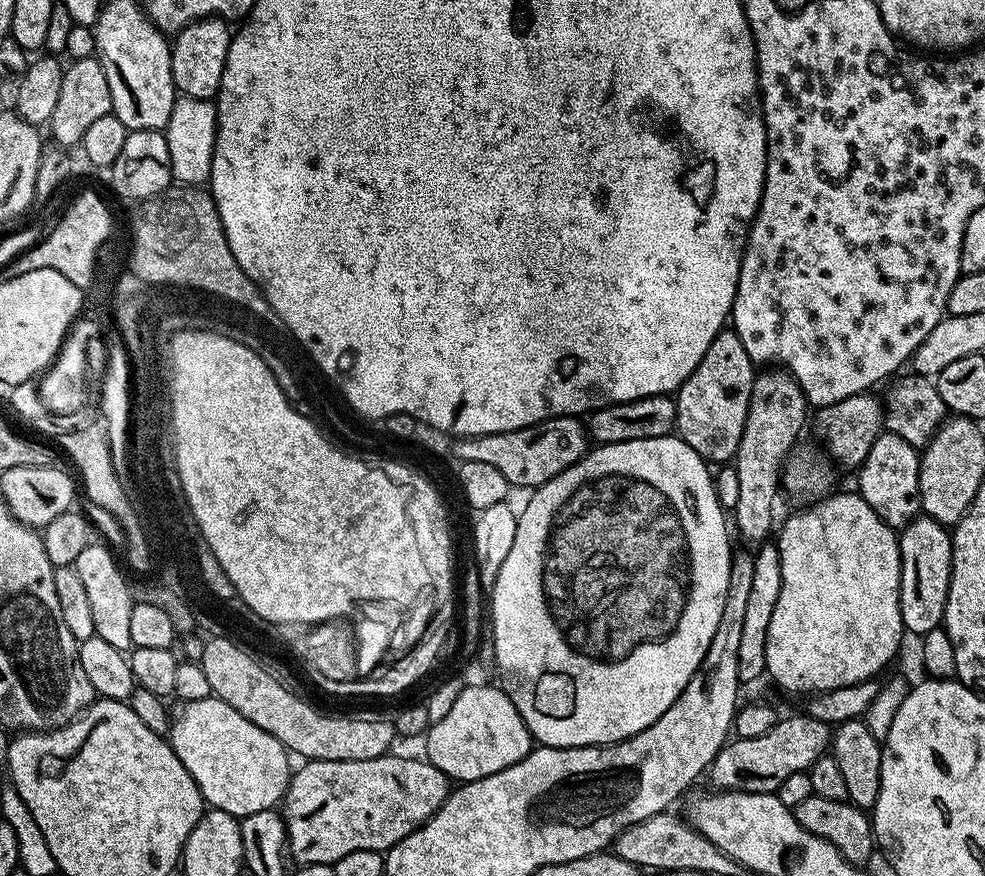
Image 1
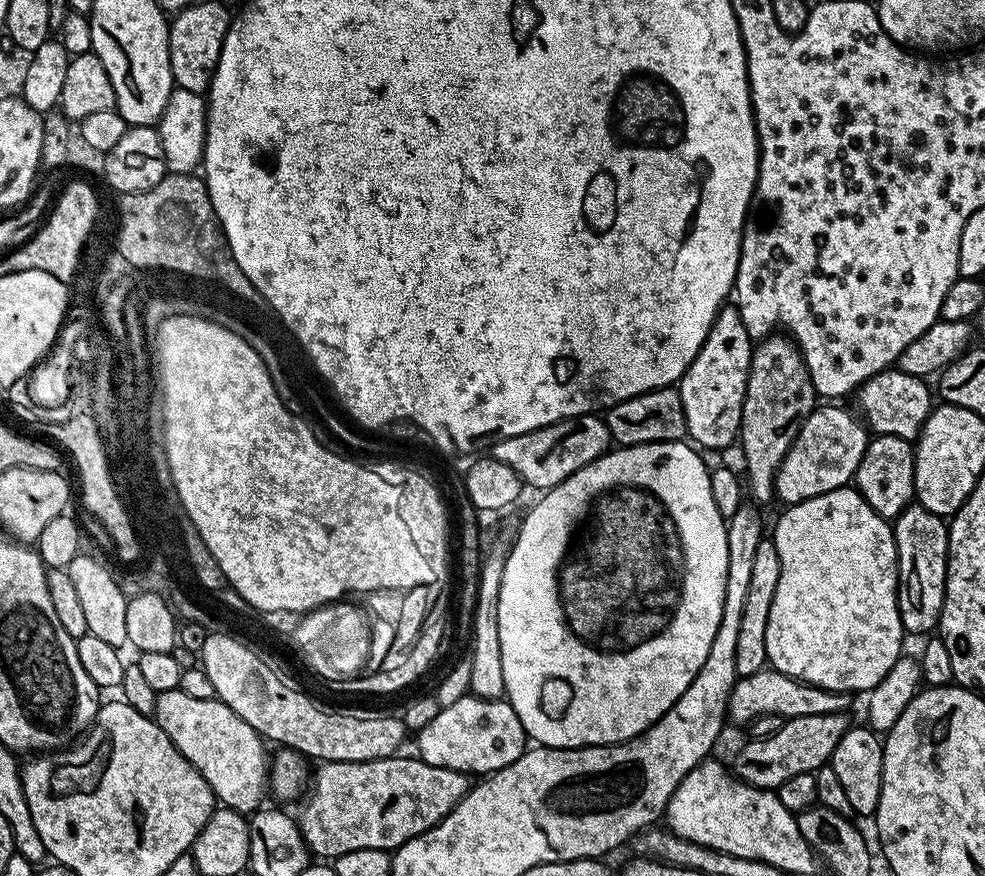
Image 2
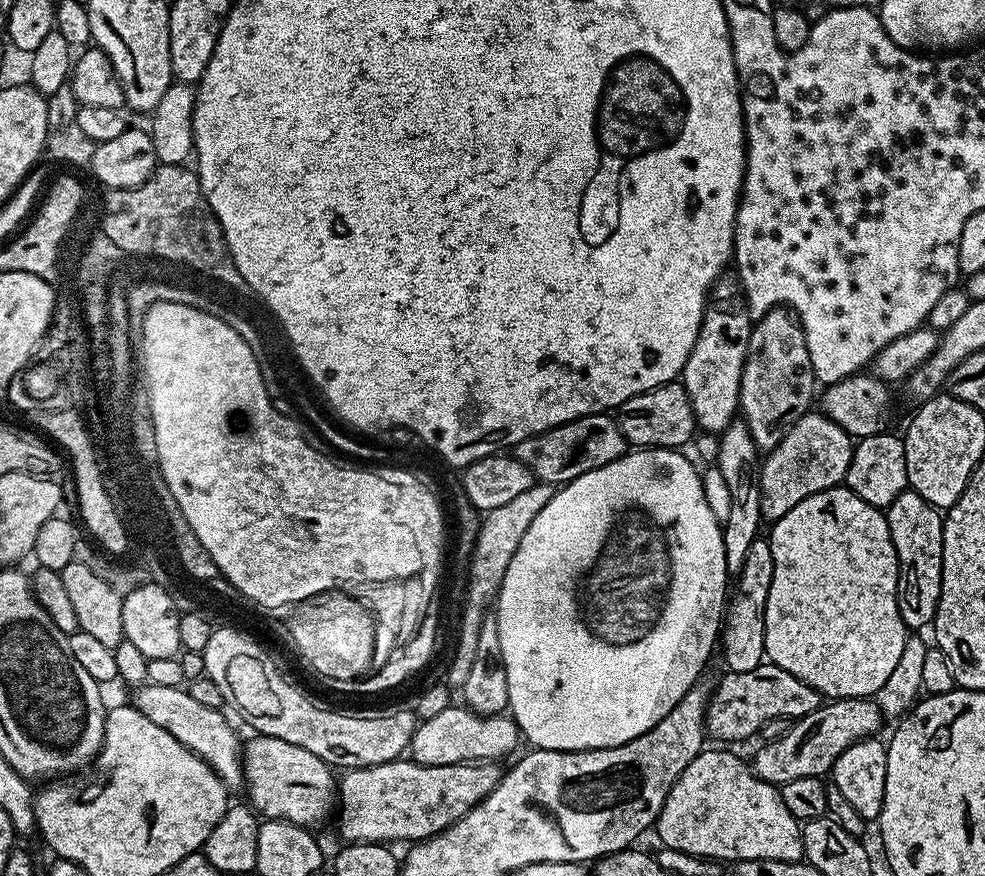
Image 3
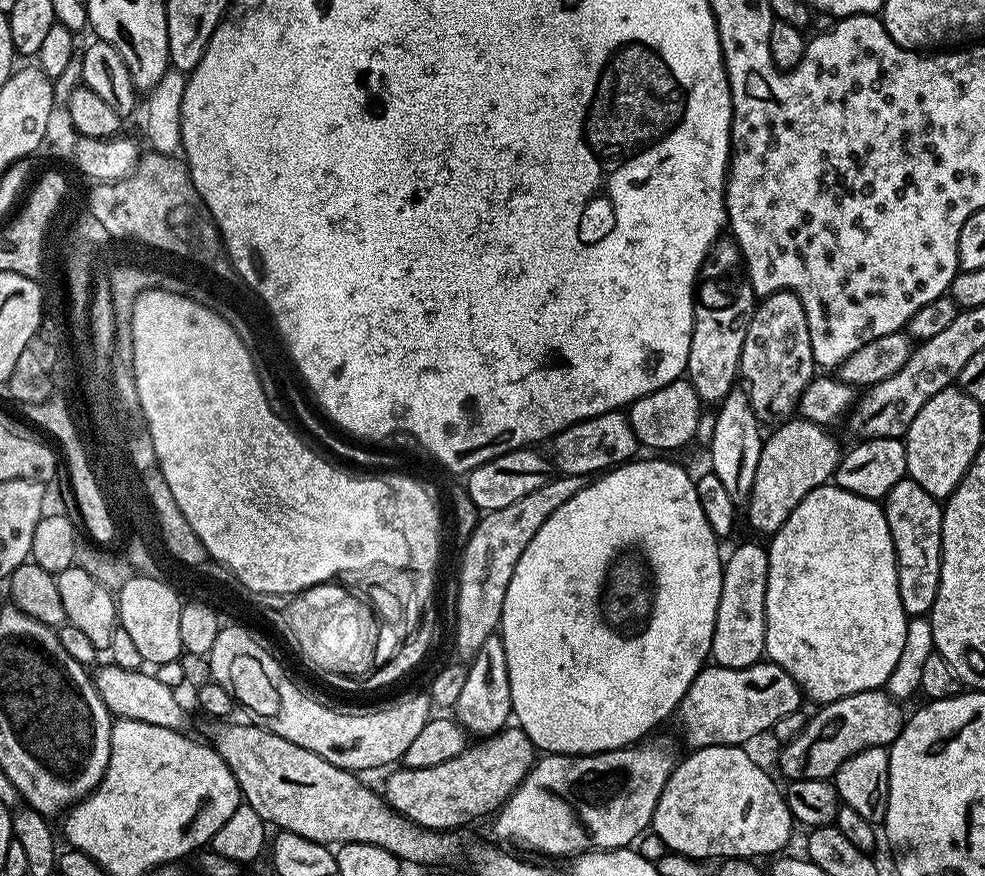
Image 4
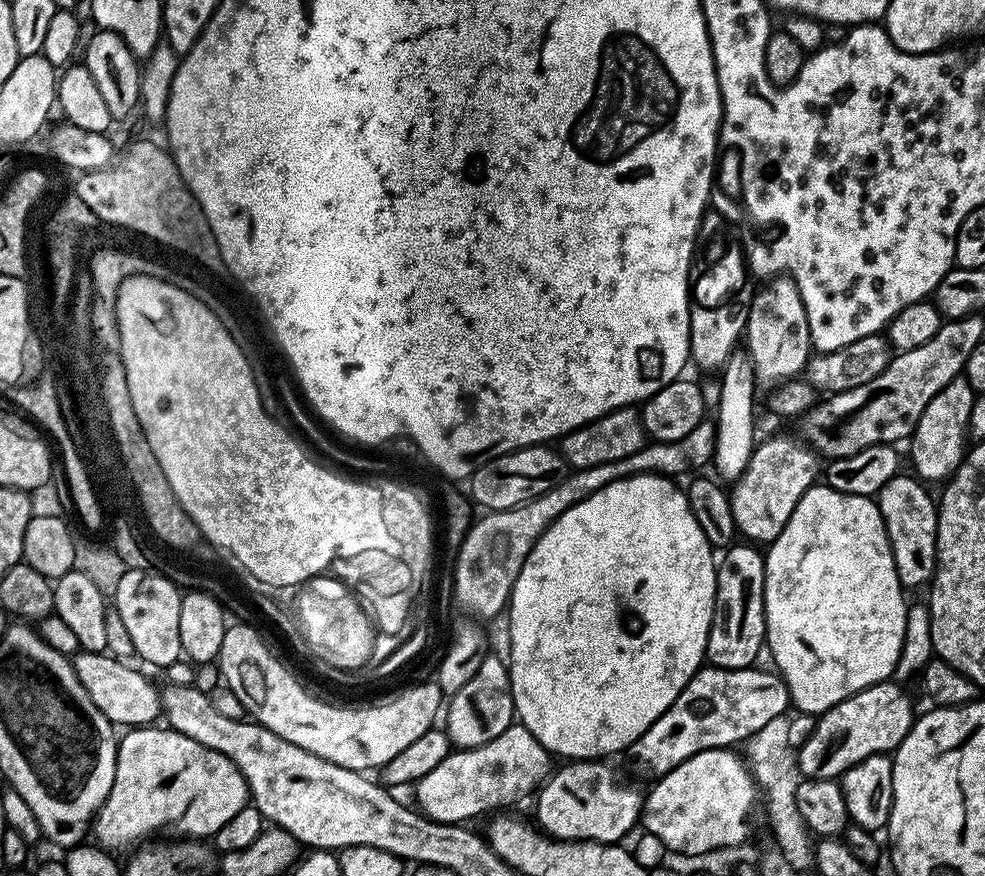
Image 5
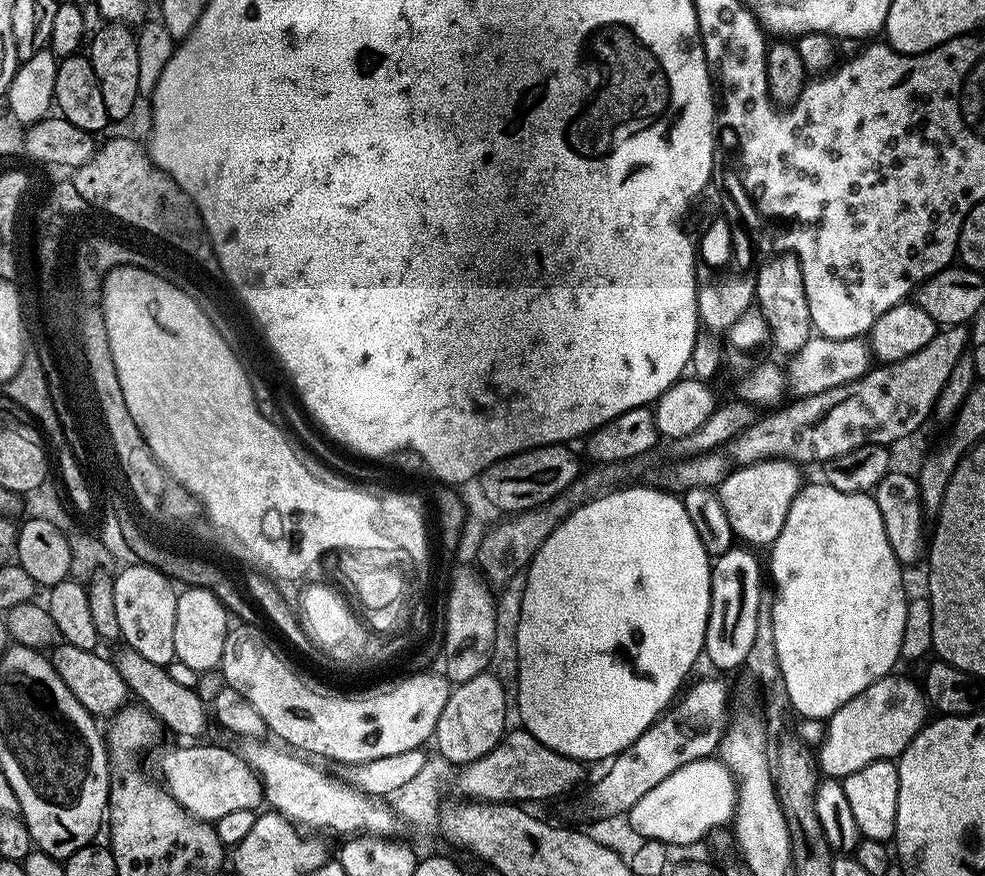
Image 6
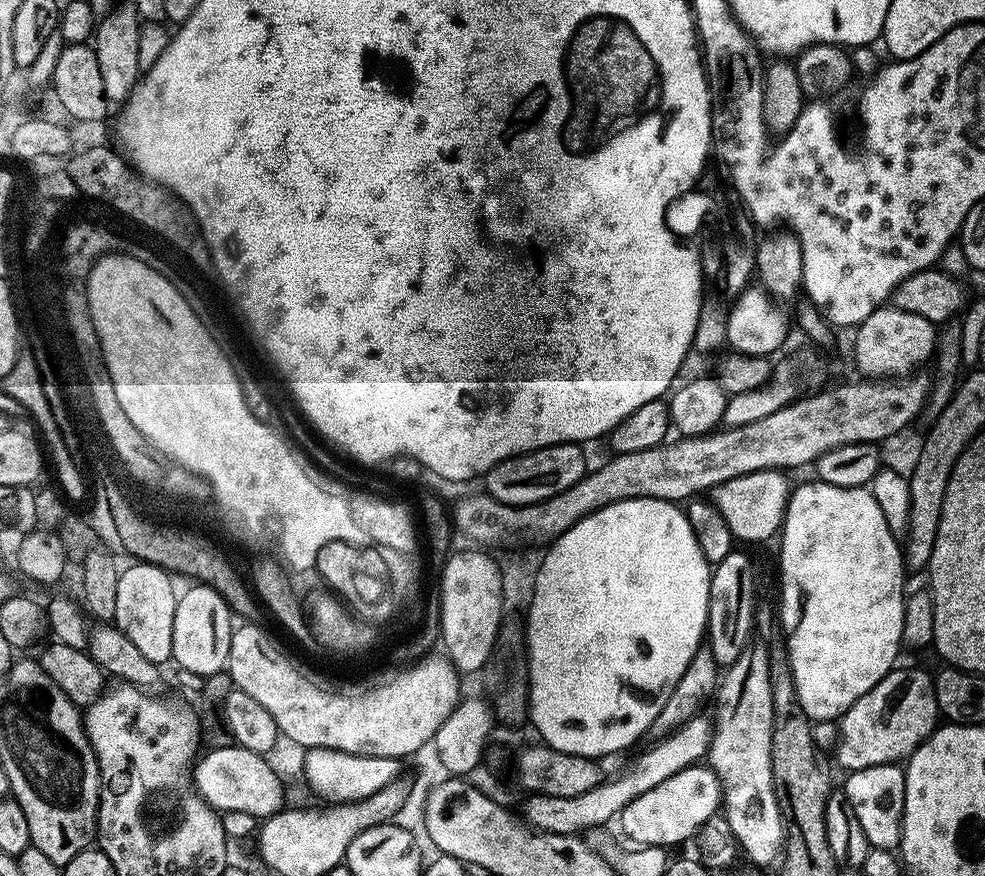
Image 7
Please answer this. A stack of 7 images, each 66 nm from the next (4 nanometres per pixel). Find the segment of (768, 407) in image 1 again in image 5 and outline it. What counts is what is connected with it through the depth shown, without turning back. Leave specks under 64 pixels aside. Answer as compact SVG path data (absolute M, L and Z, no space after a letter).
M774 276L755 289L752 305L748 311L746 351L761 389L779 389L788 380L797 379L808 367L813 355L812 335L808 325L806 306L802 294L790 276Z

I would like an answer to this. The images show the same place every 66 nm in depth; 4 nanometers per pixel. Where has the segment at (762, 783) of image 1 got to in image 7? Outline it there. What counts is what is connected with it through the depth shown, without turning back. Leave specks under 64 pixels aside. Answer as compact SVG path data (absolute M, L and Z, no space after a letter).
M899 668L887 672L839 717L834 749L836 760L845 773L903 761L936 731L941 714L932 685L933 677L920 668Z

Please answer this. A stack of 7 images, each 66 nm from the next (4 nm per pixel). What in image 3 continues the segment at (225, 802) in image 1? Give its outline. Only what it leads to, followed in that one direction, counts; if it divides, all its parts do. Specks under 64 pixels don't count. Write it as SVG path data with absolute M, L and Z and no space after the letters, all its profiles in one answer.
M147 683L137 687L135 692L134 706L142 714L146 714L146 718L150 718L154 726L162 726L162 730L174 734L174 738L178 738L182 746L186 746L194 755L201 756L228 789L245 787L242 740L236 737L235 730L224 721L225 713L221 709L194 702L194 698L190 698L190 694L183 687L154 686Z

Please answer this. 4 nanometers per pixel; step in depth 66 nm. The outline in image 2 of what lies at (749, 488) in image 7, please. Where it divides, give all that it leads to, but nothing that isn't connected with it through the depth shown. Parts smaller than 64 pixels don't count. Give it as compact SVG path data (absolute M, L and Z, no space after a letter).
M828 402L825 406L817 406L814 411L802 422L786 458L776 471L775 499L781 500L781 505L797 504L803 500L814 498L818 494L826 494L830 490L838 490L853 483L858 466L862 462L862 454L866 454L870 433L859 415L847 412L844 408L835 408L835 403Z

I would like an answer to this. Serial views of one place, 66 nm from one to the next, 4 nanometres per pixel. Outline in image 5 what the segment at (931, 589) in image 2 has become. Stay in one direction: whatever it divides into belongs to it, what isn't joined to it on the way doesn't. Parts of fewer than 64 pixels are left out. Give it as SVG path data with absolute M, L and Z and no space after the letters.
M899 473L886 482L877 493L876 501L886 526L899 580L903 587L911 589L910 587L927 585L931 581L932 573L935 572L939 509L933 496L931 498L925 490L927 487L917 477L905 474Z

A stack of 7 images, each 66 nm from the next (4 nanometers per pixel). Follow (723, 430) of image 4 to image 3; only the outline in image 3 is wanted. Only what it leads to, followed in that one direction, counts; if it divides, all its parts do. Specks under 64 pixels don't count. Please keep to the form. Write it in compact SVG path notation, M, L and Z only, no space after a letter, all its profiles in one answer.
M737 418L732 425L719 433L720 449L716 452L715 467L720 468L722 477L726 478L727 489L730 490L730 515L722 523L724 530L724 549L726 550L726 566L729 577L740 575L742 562L746 562L746 553L752 543L761 535L760 524L760 465L761 453L758 451L754 438L750 438L750 430L743 419Z

